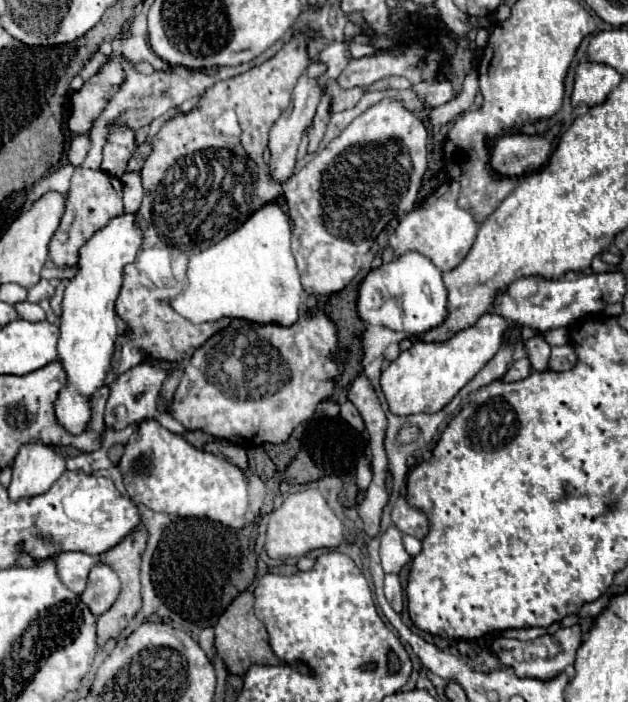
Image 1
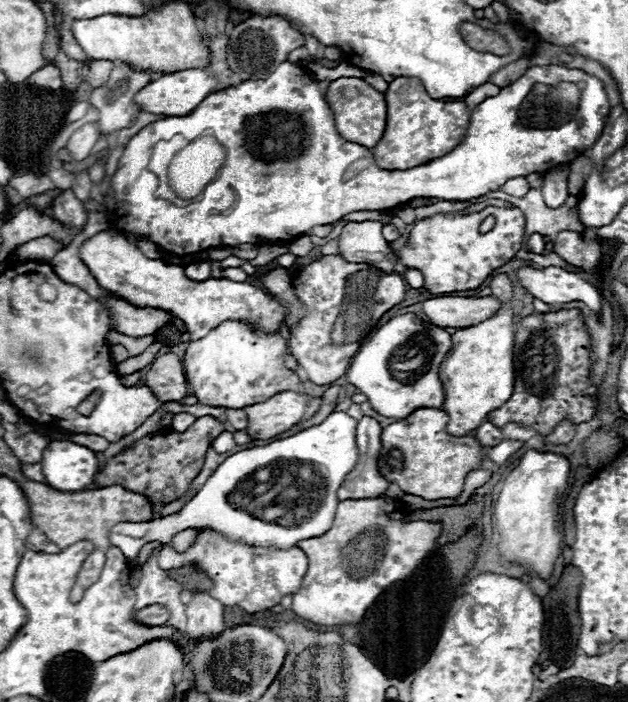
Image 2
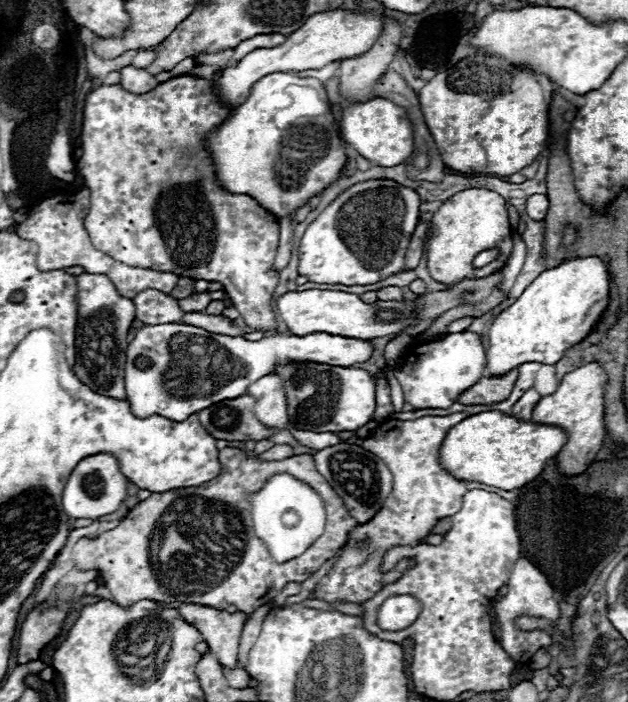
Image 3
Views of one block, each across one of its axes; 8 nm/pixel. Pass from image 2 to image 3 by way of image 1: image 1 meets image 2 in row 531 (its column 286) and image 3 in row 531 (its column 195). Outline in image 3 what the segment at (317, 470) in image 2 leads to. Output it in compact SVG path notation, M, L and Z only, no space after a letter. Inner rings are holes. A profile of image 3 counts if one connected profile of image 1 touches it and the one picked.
M280 474L270 478L262 490L258 490L252 498L252 522L254 522L254 532L258 538L262 538L272 552L276 560L292 560L300 556L322 532L324 532L324 522L326 522L326 512L324 512L324 502L316 494L314 488L302 484L300 480L292 478L290 474ZM286 510L294 510L300 520L296 526L284 526L282 524L282 514Z

